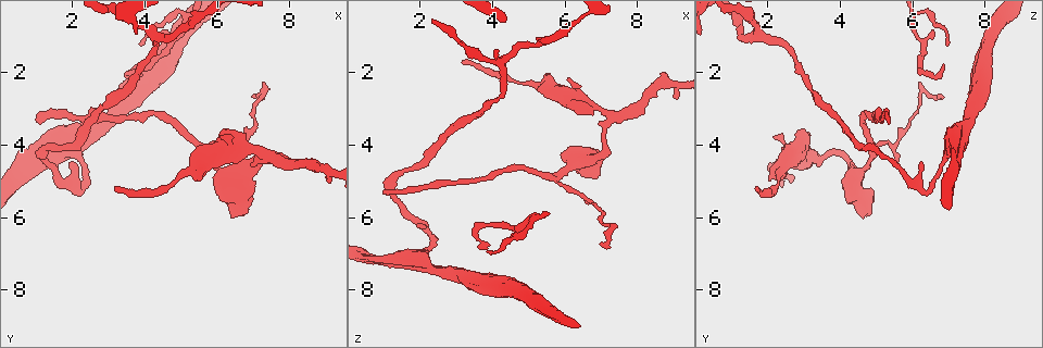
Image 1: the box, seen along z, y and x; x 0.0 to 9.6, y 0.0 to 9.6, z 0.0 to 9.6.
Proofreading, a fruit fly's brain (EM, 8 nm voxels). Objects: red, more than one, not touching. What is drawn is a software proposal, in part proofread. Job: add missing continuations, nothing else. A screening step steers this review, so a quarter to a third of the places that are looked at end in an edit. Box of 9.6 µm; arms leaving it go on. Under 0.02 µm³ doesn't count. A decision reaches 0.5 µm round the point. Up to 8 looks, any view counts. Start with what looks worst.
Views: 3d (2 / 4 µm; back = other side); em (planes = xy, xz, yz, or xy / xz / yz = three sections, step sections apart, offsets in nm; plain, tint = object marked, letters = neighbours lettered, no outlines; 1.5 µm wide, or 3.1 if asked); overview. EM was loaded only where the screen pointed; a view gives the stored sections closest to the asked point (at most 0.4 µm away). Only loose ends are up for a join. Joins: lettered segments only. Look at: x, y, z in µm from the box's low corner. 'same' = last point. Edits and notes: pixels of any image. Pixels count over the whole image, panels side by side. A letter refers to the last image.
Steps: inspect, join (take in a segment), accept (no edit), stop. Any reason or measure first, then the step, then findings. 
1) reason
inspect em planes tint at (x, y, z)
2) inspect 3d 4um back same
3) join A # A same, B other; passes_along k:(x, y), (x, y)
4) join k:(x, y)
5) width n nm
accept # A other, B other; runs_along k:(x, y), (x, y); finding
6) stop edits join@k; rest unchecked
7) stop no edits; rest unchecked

stops while still wide
inspect 3d 4um at (6.35, 6.00, 4.70)

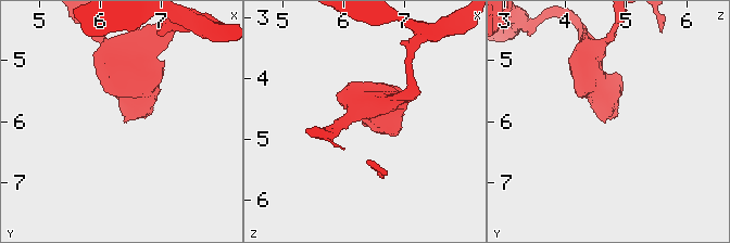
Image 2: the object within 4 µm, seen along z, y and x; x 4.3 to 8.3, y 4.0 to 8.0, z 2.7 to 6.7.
need the tissue
inspect em planes tint at (6.45, 6.00, 4.65)

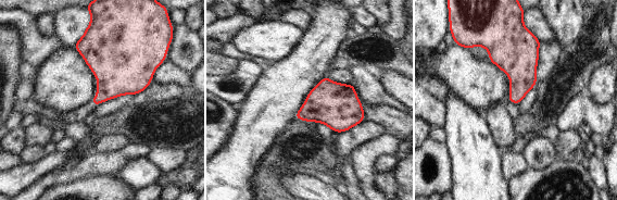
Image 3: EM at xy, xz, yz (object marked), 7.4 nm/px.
inspect em planes letters same

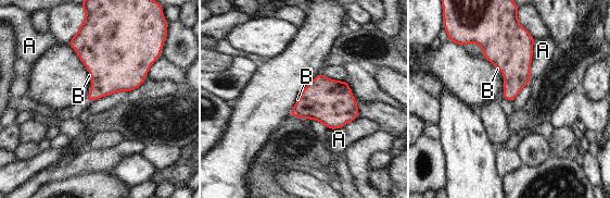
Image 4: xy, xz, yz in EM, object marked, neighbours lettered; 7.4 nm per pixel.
join B # A other, B same; passes_along 4:(109, 74), (87, 100), (72, 112); it goes on there

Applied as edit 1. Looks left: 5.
free end
inspect em planes letters at (1.00, 3.40, 5.40)

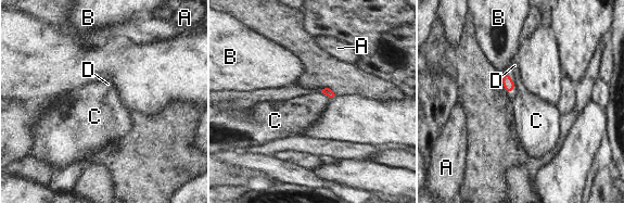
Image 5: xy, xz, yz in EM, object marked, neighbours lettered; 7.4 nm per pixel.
accept # A other, B other, C other, D other; border 5:(322, 92), (331, 99); no lettered segment goes on from it

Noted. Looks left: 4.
tapers out
inspect em planes tint at (7.20, 2.70, 6.80)

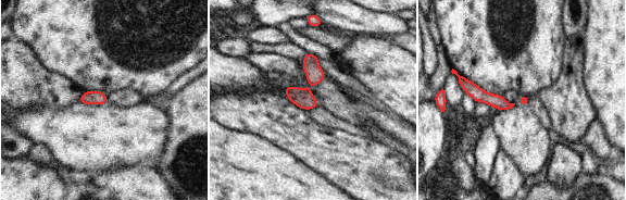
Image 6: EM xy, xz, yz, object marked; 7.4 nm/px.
inspect em planes letters same

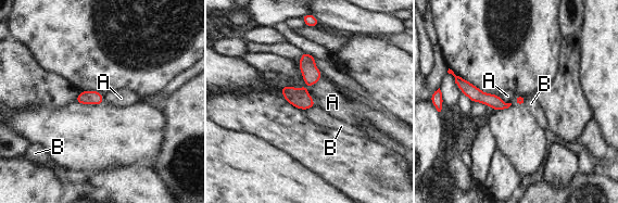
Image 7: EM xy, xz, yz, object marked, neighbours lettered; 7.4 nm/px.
width 100 nm
accept # A other, B other; border 7:(292, 87), (304, 87), (316, 104); no lettered segment goes on from it

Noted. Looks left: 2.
stop edits join@4; rest unchecked

